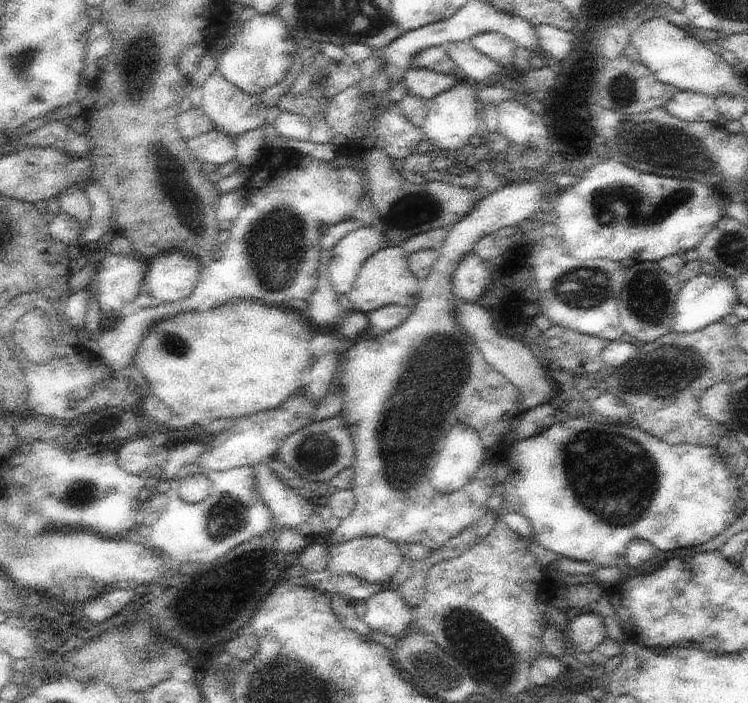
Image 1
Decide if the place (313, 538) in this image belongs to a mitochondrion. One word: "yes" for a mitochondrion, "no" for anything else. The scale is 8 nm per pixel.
no

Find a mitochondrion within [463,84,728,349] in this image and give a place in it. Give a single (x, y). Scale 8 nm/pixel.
(623, 205)

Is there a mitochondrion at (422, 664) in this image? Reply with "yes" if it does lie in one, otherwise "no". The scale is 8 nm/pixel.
yes

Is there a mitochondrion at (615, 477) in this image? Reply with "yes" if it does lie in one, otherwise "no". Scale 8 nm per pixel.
yes

